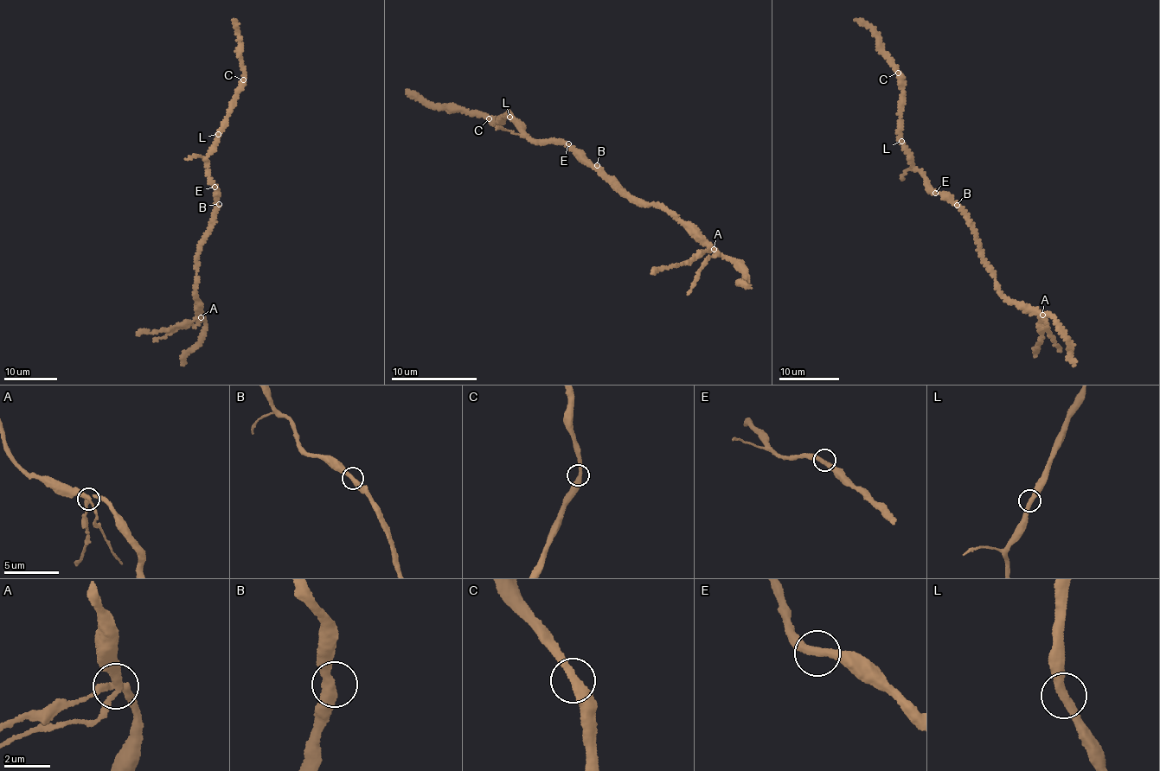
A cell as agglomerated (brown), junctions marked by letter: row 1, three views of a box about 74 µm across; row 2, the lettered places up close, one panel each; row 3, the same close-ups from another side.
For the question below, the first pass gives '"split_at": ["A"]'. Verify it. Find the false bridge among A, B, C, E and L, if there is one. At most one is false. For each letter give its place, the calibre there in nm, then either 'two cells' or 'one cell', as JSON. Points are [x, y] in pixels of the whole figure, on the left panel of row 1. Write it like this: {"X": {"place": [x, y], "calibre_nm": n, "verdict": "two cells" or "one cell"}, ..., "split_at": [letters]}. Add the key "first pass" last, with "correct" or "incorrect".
{"A": {"place": [201, 317], "calibre_nm": 320, "verdict": "two cells"}, "B": {"place": [219, 204], "calibre_nm": 400, "verdict": "one cell"}, "C": {"place": [243, 79], "calibre_nm": 380, "verdict": "one cell"}, "E": {"place": [214, 187], "calibre_nm": 360, "verdict": "one cell"}, "L": {"place": [218, 134], "calibre_nm": 360, "verdict": "one cell"}, "split_at": ["A"], "first pass": "correct"}

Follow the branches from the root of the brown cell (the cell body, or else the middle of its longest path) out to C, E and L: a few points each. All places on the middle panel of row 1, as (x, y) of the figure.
C: (587, 160), (559, 143), (536, 143), (520, 131), (509, 119), (511, 117), (505, 117), (496, 123), (489, 118)
E: (587, 160), (568, 143)
L: (587, 160), (559, 143), (536, 143), (520, 131), (509, 117)

